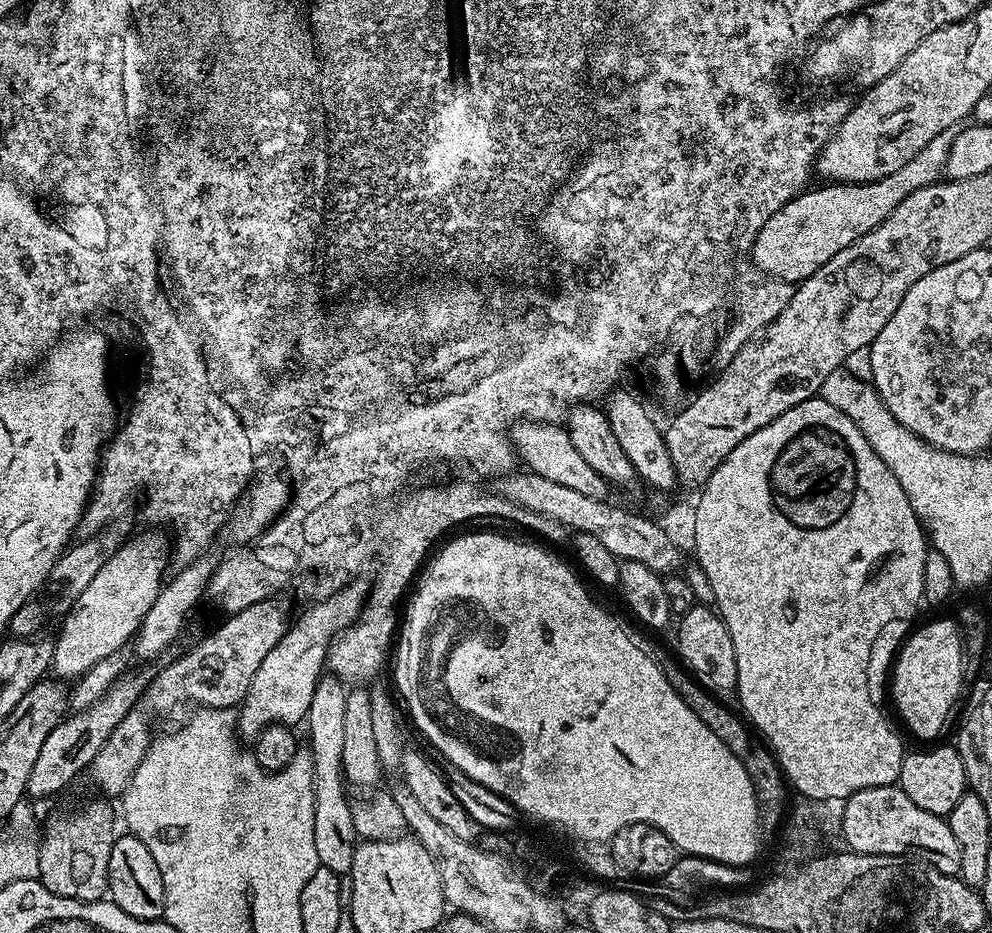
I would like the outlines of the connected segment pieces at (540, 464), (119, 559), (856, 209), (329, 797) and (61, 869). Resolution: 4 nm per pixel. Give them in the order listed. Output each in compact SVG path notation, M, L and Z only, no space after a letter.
M518 420L510 429L512 447L519 459L524 460L523 467L529 472L537 472L542 478L550 478L550 482L559 482L561 486L570 486L570 490L582 490L586 498L608 500L610 485L608 481L593 470L574 450L574 442L570 442L567 427L556 422L542 420Z
M148 530L137 540L121 543L116 553L109 558L106 566L94 574L94 582L78 594L70 610L59 621L60 633L54 636L52 649L54 658L50 672L64 682L72 682L90 670L96 662L109 657L123 644L129 643L140 628L146 610L154 606L164 576L164 540L159 531Z
M956 128L942 130L942 134L936 135L930 142L926 142L926 146L922 146L919 154L910 158L910 162L906 162L906 166L902 166L902 170L898 170L886 178L878 178L869 184L828 182L823 185L825 188L814 189L815 187L813 187L811 190L801 192L799 196L795 196L793 200L783 204L777 212L770 214L770 218L762 226L762 230L758 230L758 238L752 247L752 260L767 276L773 276L775 280L784 280L793 286L810 278L810 274L814 274L814 270L826 266L826 262L830 262L830 258L834 258L834 254L846 250L846 246L858 242L858 238L870 234L870 230L882 226L882 222L886 222L886 218L890 218L894 214L894 210L898 210L902 198L914 194L914 190L922 190L926 186L937 183L945 173L946 158L950 158L950 146L954 146L956 134Z
M325 675L316 683L314 698L310 698L310 710L306 717L308 724L308 744L306 751L312 756L312 781L314 782L314 846L318 850L318 862L326 870L334 870L338 874L348 874L352 871L352 859L358 843L352 817L352 804L344 793L346 781L342 766L342 742L346 734L342 725L346 722L346 690L335 676Z
M96 798L81 806L77 812L56 820L39 837L40 883L62 898L98 900L108 891L110 850L118 835L118 816L107 799Z

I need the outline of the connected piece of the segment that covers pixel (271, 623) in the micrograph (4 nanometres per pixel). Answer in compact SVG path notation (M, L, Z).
M276 598L257 600L254 606L229 615L189 652L182 653L177 660L170 661L164 669L160 668L155 673L144 689L143 697L137 700L122 722L118 723L86 769L86 776L92 779L93 786L100 791L97 793L108 798L124 795L126 786L136 773L136 767L146 754L150 743L148 727L155 720L160 724L168 724L175 716L183 717L195 708L235 709L244 701L246 690L250 690L250 682L258 671L258 666L262 666L262 658L266 658L266 654L278 646L290 627L288 612L278 601Z

